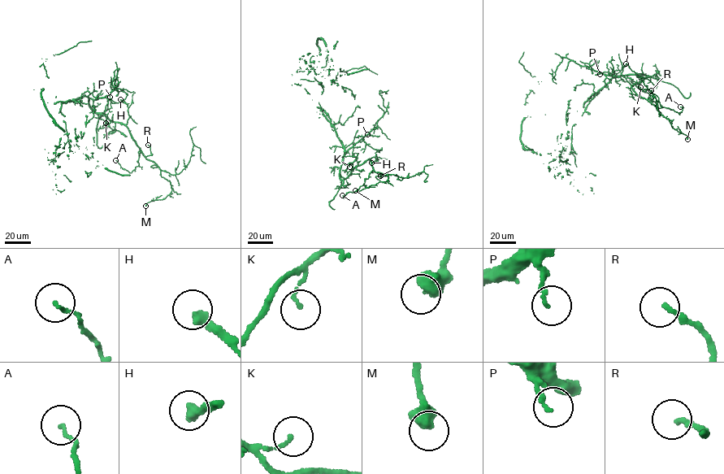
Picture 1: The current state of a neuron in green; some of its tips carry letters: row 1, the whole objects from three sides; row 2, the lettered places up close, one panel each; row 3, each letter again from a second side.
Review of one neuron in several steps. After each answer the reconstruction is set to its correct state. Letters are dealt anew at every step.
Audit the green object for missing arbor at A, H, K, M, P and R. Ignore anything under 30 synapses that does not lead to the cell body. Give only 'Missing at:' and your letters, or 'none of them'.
Missing at: none of them

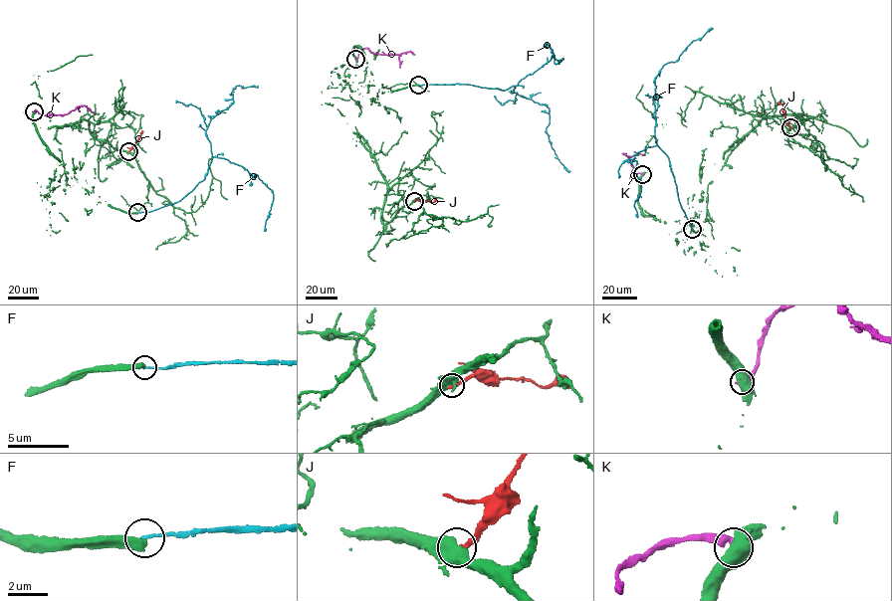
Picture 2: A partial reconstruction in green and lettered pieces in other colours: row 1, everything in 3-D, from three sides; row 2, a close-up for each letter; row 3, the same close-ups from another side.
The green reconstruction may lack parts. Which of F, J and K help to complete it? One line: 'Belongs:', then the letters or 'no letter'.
Belongs: no letter

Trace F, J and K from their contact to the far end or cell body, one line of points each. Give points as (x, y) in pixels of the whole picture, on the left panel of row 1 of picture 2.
F: (137, 213), (181, 200), (203, 180), (212, 155), (206, 130), (210, 120), (233, 102), (235, 87), (258, 87)
J: (128, 151), (142, 131)
K: (34, 111), (61, 114), (85, 105), (93, 112)

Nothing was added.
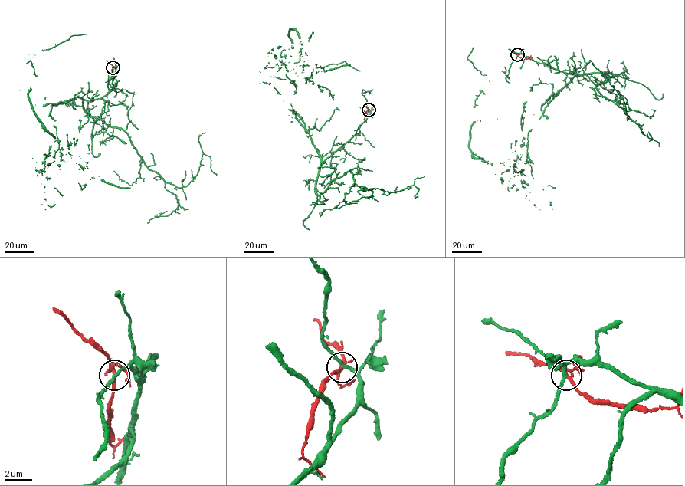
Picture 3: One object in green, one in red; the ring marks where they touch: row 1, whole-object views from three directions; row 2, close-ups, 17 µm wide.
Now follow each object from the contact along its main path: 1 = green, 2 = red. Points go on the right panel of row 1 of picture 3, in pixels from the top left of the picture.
1: (517, 54), (581, 74), (528, 132), (528, 156), (492, 164), (468, 146), (489, 81), (467, 58), (473, 47)
2: (517, 54), (529, 58), (530, 55)

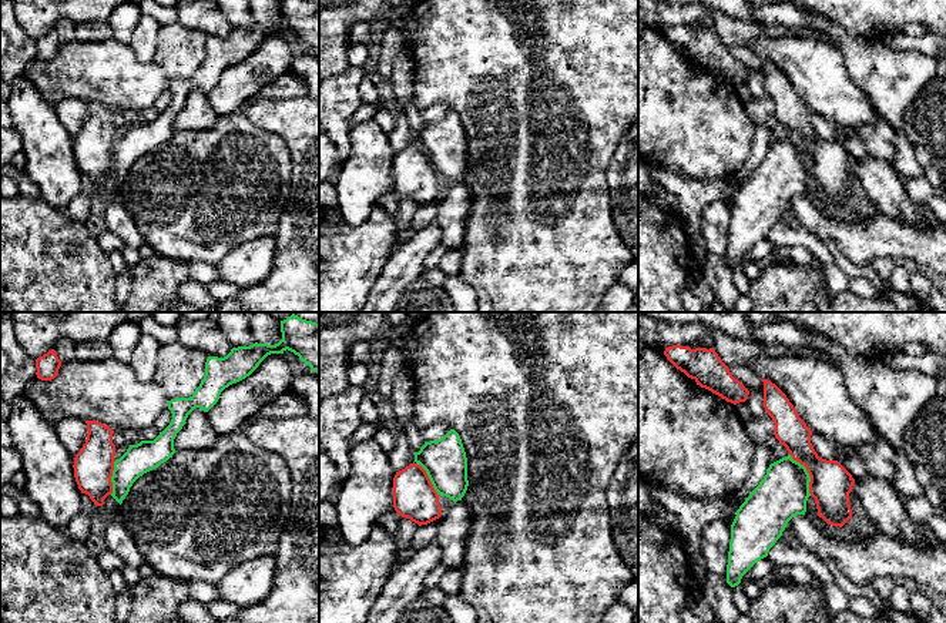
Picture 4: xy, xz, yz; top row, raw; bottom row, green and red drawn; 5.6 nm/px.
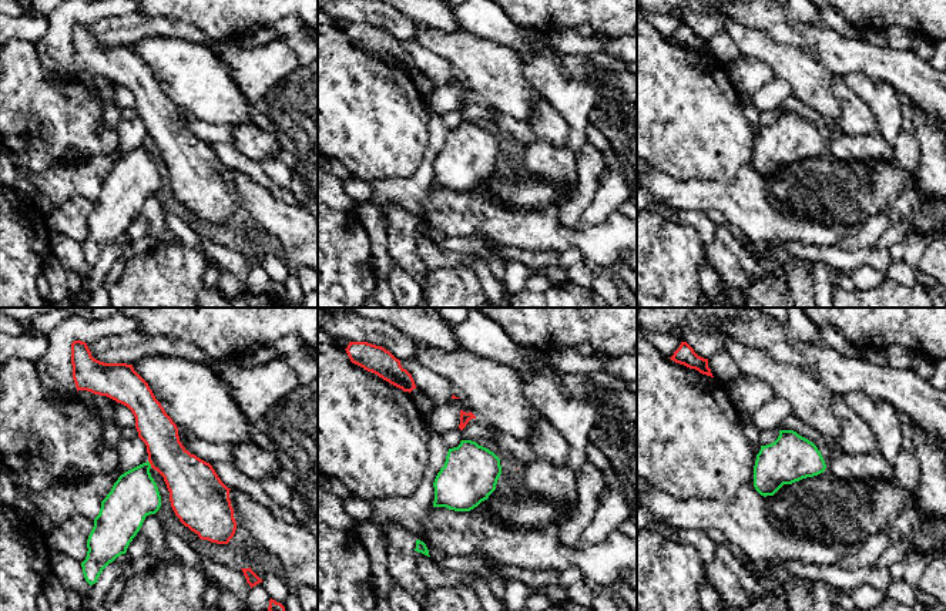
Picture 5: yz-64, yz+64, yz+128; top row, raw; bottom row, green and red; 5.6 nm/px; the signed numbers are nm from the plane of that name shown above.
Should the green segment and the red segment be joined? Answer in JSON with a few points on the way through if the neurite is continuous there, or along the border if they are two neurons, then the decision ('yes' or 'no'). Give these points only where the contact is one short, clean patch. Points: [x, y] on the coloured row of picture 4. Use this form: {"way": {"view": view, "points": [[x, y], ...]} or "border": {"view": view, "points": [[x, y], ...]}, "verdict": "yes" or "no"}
{"border": {"view": "yz", "points": [[789, 454], [805, 468], [809, 476], [811, 495]]}, "verdict": "no"}

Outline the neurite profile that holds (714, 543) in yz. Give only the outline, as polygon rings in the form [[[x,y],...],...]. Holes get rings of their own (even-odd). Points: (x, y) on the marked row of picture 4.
[[[712,520],[702,532],[700,547],[708,572],[727,580],[728,552],[731,542],[731,526],[722,520]]]

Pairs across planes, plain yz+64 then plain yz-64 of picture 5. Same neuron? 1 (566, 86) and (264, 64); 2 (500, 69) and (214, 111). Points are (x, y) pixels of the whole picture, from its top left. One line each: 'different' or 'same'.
1: same
2: same

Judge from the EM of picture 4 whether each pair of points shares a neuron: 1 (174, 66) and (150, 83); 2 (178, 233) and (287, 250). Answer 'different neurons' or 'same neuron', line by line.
1: different neurons
2: different neurons

